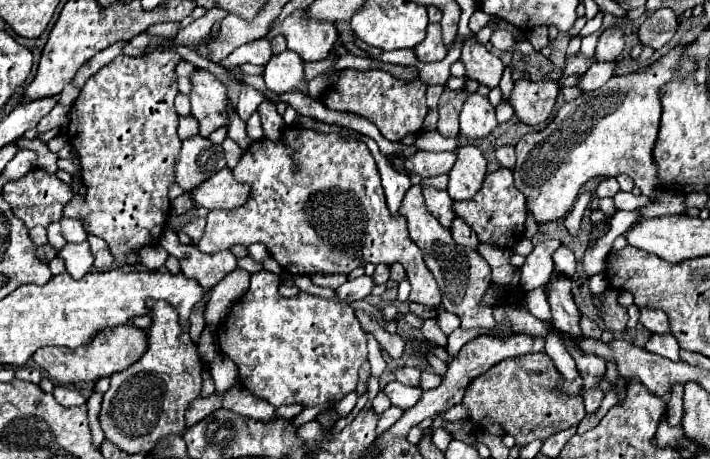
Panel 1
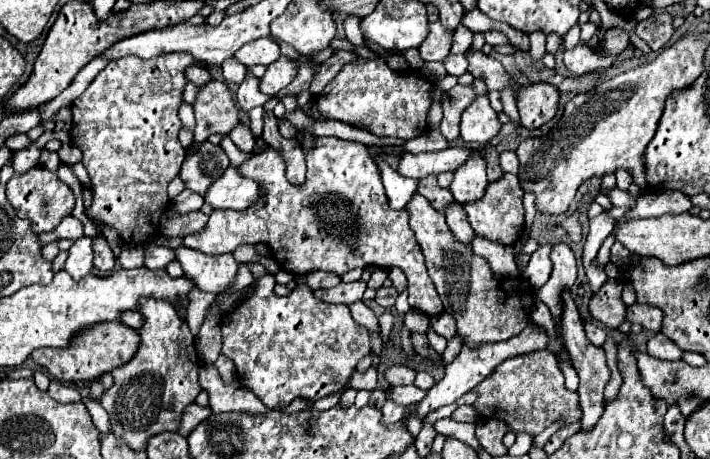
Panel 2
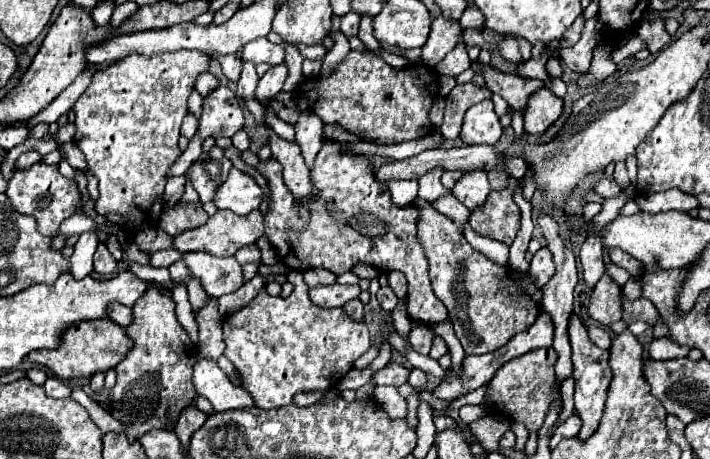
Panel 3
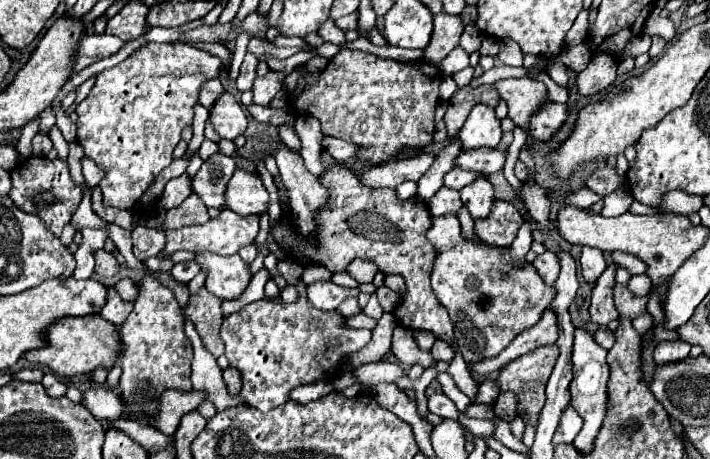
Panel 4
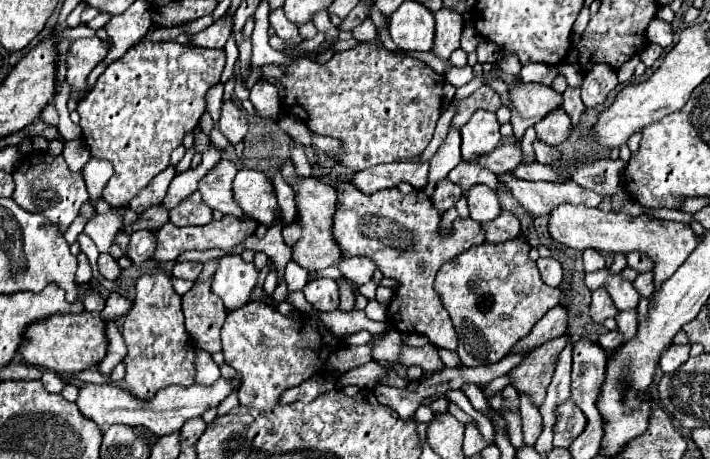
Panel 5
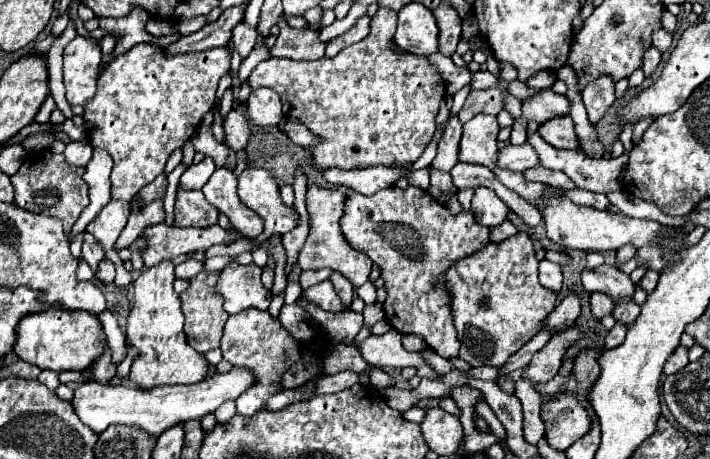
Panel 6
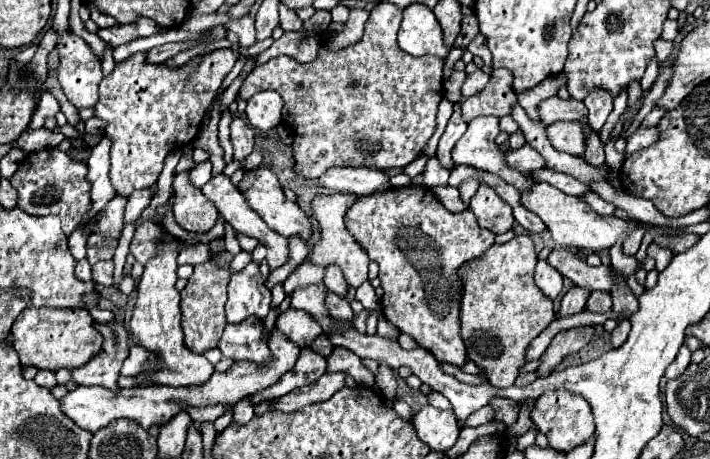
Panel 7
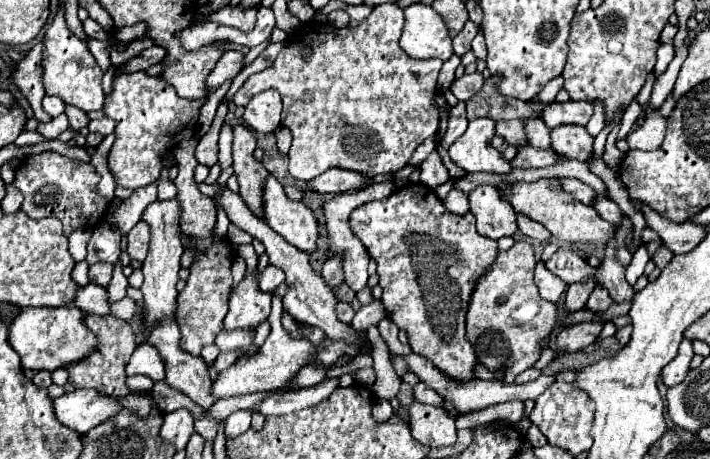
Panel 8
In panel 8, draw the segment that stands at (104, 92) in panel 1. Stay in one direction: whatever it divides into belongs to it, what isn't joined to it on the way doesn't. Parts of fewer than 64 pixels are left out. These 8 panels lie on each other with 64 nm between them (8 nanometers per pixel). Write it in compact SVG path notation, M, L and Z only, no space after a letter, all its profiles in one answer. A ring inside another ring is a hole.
M236 50L224 52L224 56L218 60L216 68L210 72L208 92L214 92L226 80L234 80L242 68L244 68L244 54L242 52L236 52ZM134 72L134 74L122 74L118 78L114 78L112 82L112 94L106 96L106 104L104 104L104 112L108 118L114 118L116 124L116 142L110 150L108 156L108 164L110 170L116 178L116 184L124 186L124 188L142 188L146 184L150 184L152 180L156 180L162 172L162 162L160 162L160 154L174 148L182 138L192 138L198 126L198 112L202 108L202 102L186 102L186 98L178 98L172 90L172 86L166 86L166 82L162 82L158 76L148 76L146 72Z

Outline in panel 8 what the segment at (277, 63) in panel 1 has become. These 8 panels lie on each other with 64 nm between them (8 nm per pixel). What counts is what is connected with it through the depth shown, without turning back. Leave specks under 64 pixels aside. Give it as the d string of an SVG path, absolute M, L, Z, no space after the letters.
M264 90L256 94L244 108L242 120L254 132L274 132L280 126L282 100L278 90Z

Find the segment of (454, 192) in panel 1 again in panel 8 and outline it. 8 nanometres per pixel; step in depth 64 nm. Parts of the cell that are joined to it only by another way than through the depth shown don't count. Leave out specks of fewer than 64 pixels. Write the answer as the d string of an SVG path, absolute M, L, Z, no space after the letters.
M476 186L470 192L470 212L476 216L478 234L490 240L514 236L518 230L514 210L502 202L494 186Z

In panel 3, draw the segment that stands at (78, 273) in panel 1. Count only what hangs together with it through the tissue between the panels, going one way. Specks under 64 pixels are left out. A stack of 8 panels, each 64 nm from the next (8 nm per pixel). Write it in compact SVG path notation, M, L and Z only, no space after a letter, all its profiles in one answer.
M84 232L80 236L80 240L74 246L74 254L70 258L72 260L70 274L74 278L86 278L86 276L90 276L90 272L92 272L92 256L94 256L98 244L100 244L100 240L98 240L96 232Z

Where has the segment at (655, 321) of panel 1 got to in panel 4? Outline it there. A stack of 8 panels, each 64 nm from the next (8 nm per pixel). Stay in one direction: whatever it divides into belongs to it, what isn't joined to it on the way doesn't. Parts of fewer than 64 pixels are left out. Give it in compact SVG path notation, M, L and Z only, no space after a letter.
M618 282L614 284L614 304L616 304L616 310L620 312L620 316L634 320L638 314L646 312L646 302L648 302L648 298L638 298L638 296L630 294L626 284L618 284Z

